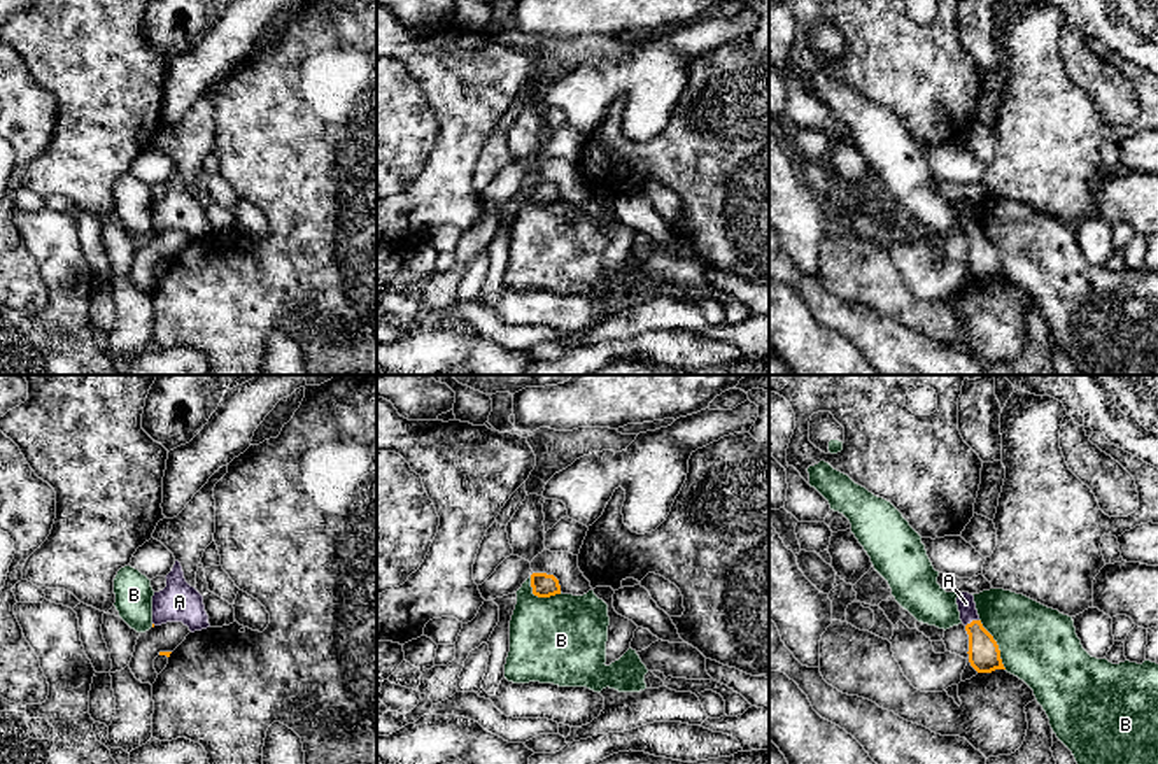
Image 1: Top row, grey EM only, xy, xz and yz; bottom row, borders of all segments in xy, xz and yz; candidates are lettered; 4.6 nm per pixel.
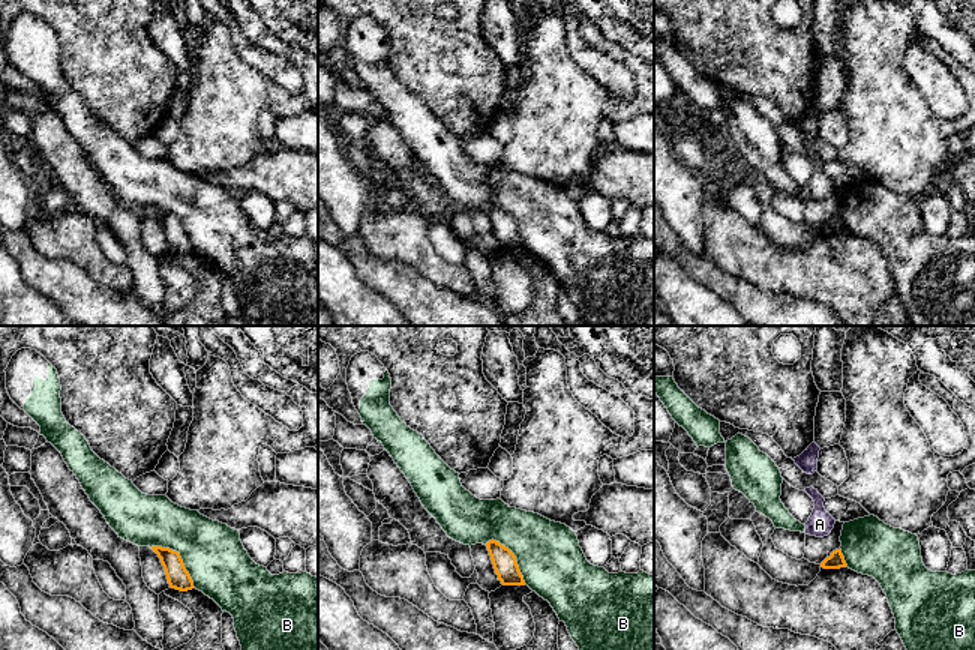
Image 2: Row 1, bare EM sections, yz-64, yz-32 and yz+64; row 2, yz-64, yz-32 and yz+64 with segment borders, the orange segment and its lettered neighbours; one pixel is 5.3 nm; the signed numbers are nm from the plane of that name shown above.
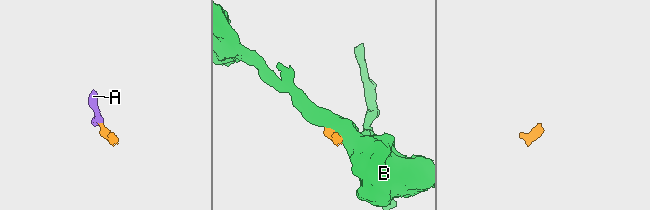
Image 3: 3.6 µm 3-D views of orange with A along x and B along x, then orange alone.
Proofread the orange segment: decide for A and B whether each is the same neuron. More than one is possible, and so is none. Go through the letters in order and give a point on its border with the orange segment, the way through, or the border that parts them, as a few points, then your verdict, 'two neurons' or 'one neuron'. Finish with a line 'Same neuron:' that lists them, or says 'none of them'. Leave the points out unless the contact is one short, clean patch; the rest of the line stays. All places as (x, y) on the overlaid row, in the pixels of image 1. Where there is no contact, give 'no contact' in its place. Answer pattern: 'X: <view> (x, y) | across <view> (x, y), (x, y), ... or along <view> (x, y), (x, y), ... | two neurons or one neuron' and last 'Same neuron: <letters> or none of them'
A: yz (973, 621) | across yz (983, 652), (973, 621), (966, 603) | one neuron
B: yz (995, 643) | along yz (980, 619), (995, 642), (1001, 663), (1006, 668) | two neurons
Same neuron: A

